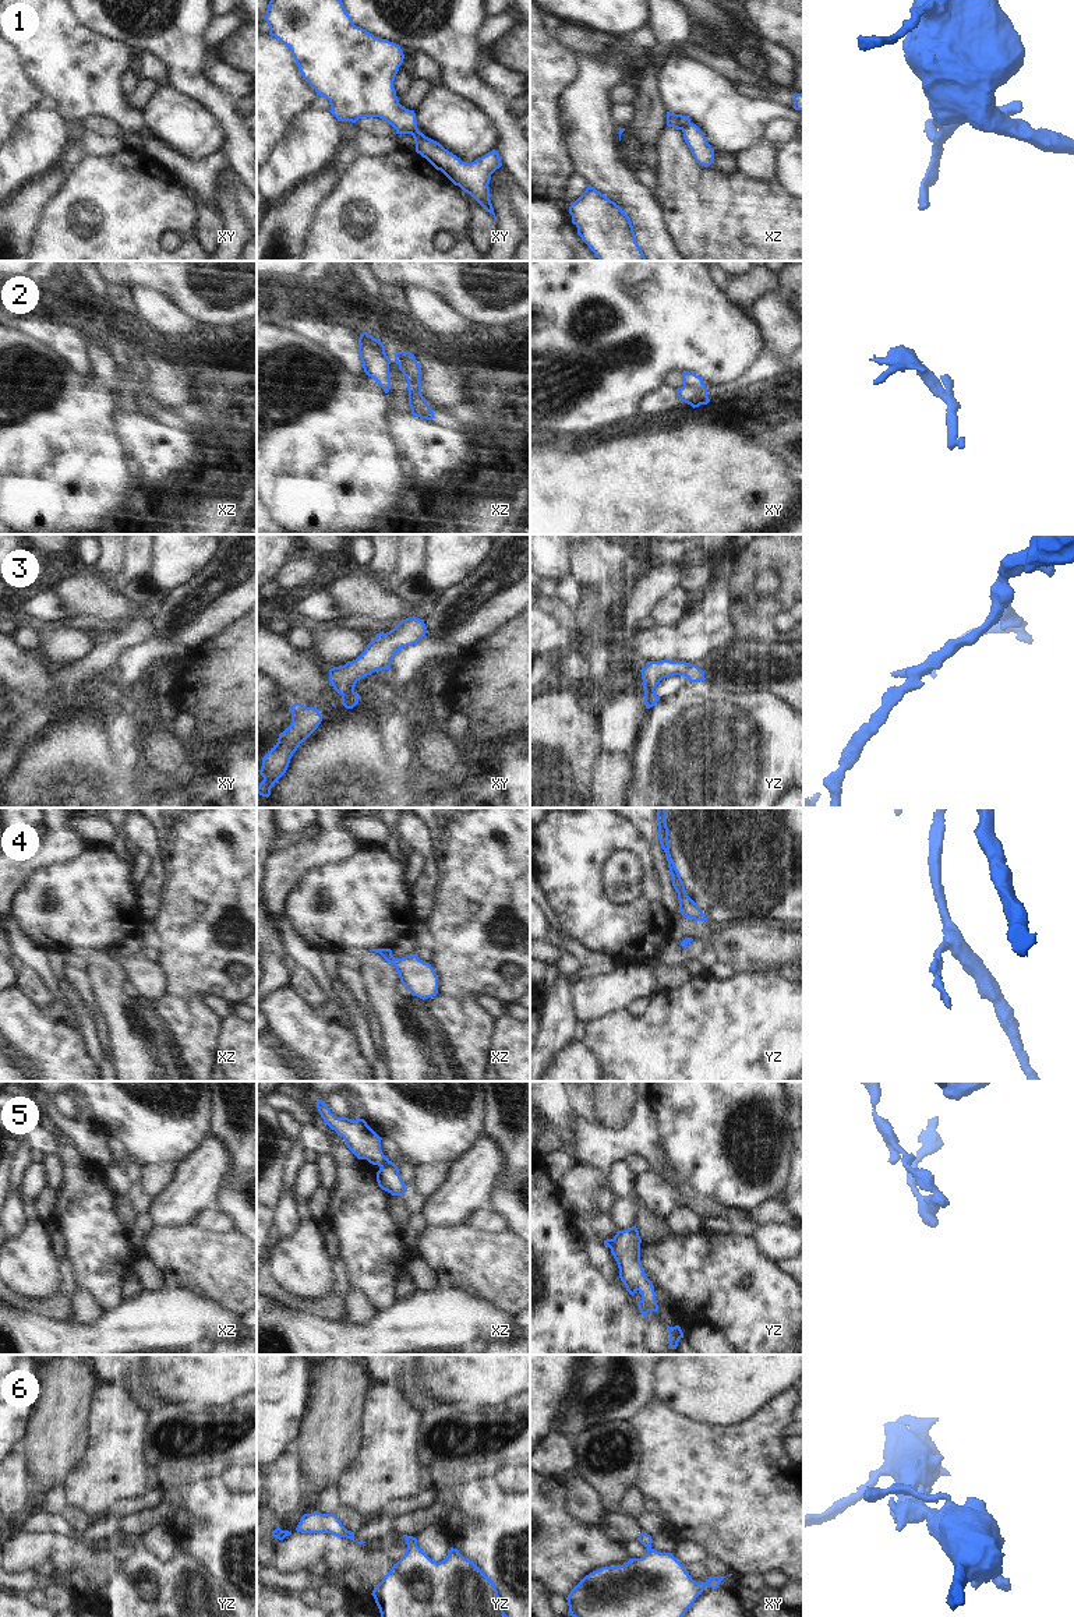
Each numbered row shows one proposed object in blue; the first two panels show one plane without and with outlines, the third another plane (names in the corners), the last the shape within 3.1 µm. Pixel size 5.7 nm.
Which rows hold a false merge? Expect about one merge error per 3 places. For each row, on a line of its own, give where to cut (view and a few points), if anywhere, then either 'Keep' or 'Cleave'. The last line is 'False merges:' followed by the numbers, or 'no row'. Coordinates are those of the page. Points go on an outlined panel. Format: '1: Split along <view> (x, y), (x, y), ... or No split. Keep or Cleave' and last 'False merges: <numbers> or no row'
1: Split along xz (689, 122), (679, 129). Cleave
2: Split along xy (702, 382), (699, 385), (684, 385). Cleave
3: No split. Keep
4: No split. Keep
5: Split along xz (389, 1161), (381, 1167). Cleave
6: No split. Keep
False merges: 1, 2, 5

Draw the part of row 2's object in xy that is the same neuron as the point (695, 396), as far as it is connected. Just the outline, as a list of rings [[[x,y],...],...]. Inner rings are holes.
[[[704,384],[700,386],[682,386],[676,389],[676,396],[690,405],[693,409],[699,407],[700,405],[707,405],[710,402],[707,396],[707,388]]]

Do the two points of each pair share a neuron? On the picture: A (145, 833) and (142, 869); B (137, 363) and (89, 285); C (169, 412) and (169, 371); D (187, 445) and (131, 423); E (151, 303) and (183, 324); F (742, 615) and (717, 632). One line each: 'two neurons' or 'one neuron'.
A: two neurons
B: one neuron
C: one neuron
D: one neuron
E: one neuron
F: two neurons

